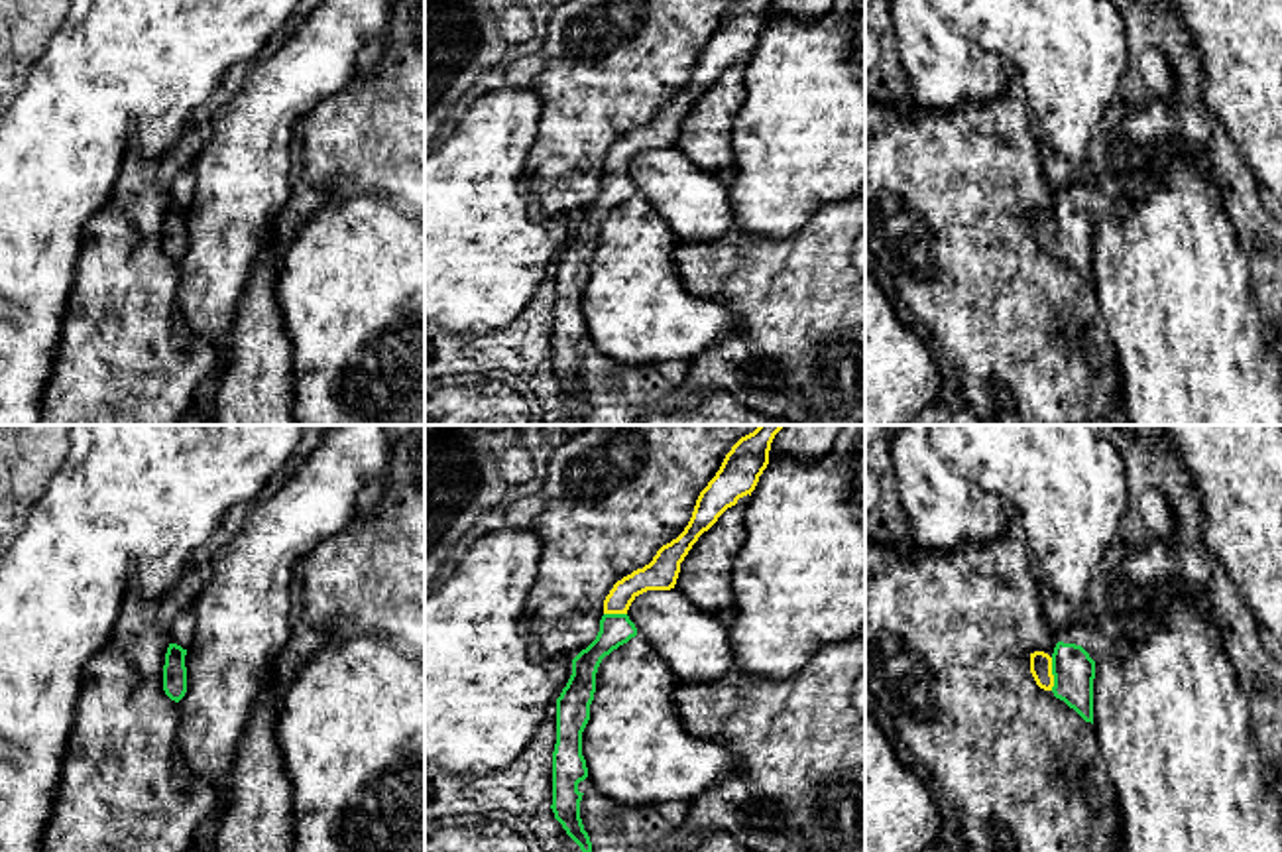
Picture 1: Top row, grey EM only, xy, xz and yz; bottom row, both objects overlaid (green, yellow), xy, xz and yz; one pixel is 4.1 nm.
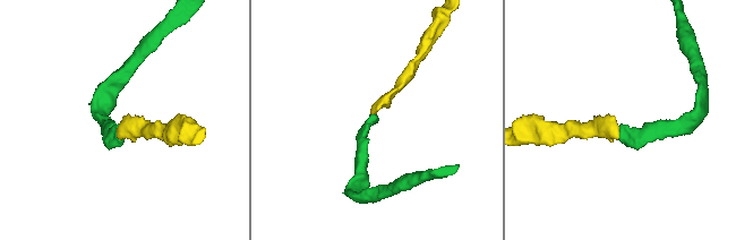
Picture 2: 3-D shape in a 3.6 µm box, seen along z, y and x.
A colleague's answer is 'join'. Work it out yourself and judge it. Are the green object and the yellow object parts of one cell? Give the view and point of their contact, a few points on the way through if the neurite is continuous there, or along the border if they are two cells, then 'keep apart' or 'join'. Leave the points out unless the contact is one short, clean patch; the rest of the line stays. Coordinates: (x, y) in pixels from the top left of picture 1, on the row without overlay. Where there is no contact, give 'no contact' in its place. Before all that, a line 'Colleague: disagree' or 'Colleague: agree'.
Colleague: agree
yz (1052, 233) | join

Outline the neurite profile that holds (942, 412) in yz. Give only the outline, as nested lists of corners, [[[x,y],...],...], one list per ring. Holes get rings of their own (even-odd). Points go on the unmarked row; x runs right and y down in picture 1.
[[[950,399],[928,405],[910,425],[987,425],[967,405],[954,407]]]

